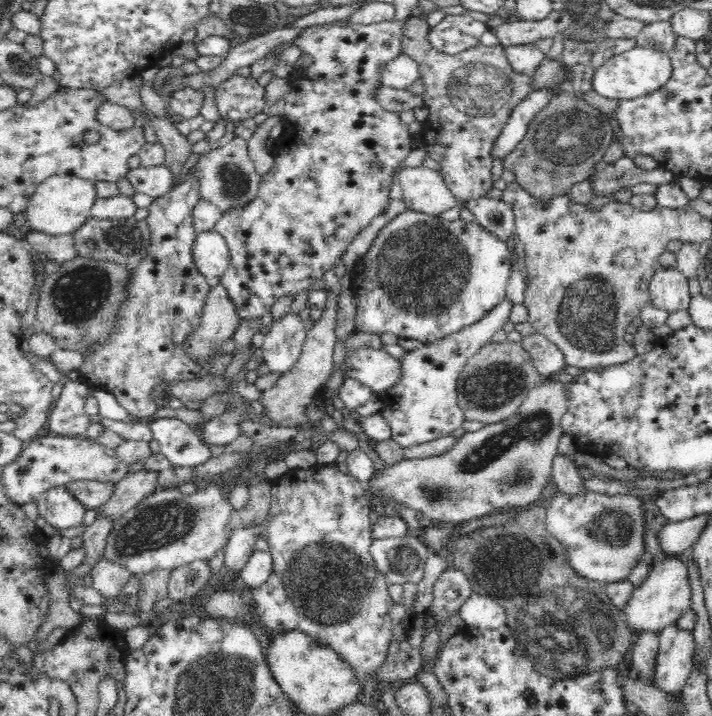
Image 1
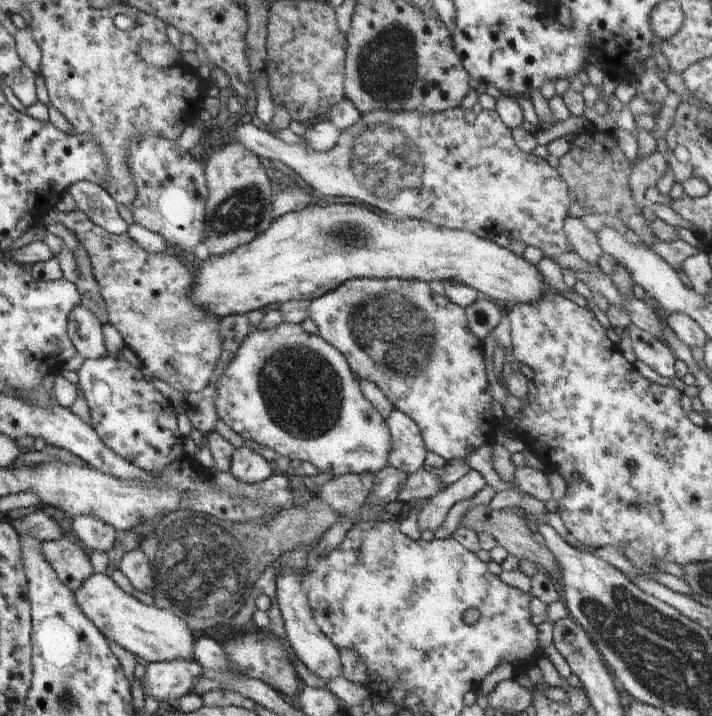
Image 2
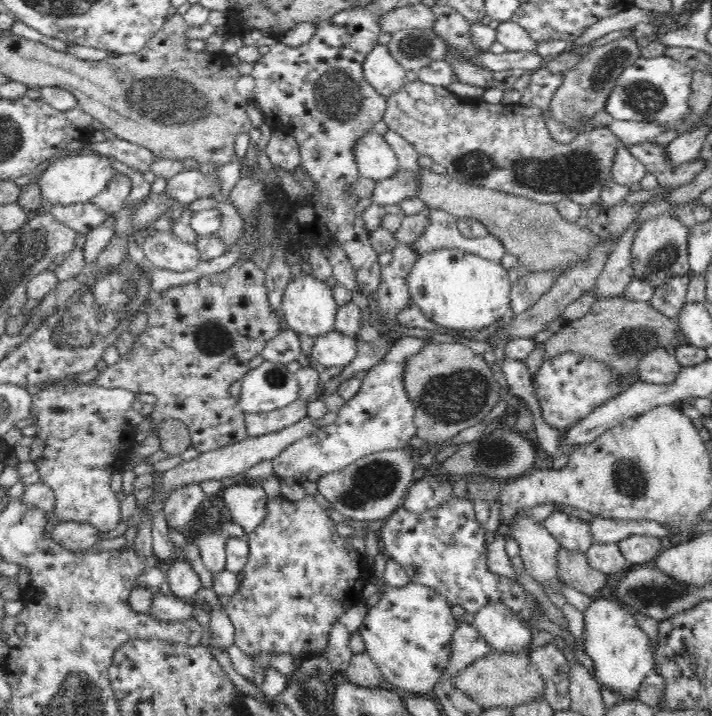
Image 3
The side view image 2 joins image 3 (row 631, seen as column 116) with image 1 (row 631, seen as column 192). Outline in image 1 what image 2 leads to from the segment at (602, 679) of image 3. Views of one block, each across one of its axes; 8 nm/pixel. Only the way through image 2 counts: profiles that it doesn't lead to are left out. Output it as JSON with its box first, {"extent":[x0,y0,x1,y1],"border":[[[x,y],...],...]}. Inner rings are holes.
{"extent":[621,556,691,633],"border":[[[666,556],[662,562],[653,564],[648,578],[634,588],[626,608],[621,612],[626,617],[626,625],[631,631],[660,633],[691,609],[691,582],[685,557]]]}

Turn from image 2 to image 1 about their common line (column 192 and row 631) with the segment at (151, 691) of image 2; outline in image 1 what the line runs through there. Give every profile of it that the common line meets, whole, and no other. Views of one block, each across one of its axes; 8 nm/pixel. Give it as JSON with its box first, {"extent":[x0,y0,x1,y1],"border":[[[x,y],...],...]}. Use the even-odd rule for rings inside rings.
{"extent":[652,624,695,694],"border":[[[675,624],[659,633],[659,651],[652,682],[667,693],[678,694],[694,668],[695,638],[692,632]]]}

